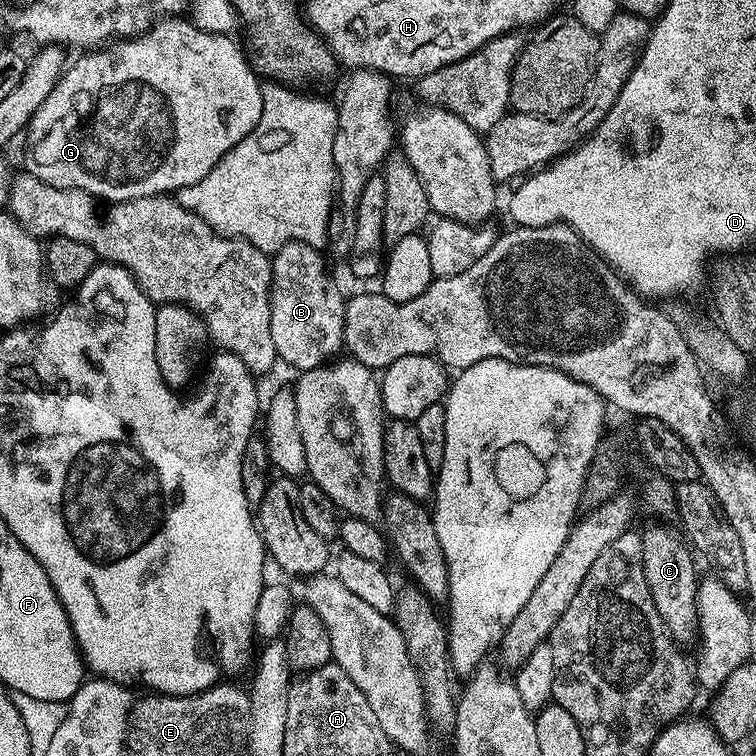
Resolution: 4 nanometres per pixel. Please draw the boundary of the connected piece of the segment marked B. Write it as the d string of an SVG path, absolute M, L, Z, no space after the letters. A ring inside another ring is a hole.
M293 242L288 244L284 248L277 250L271 257L272 261L272 305L270 306L270 334L274 337L274 350L276 351L277 357L281 361L284 360L289 364L290 367L296 368L297 373L309 372L311 368L321 368L323 364L329 363L337 355L336 351L343 349L344 345L344 308L346 303L346 296L339 292L338 289L332 285L330 277L324 273L324 260L320 257L321 249L319 247L302 244L299 242Z

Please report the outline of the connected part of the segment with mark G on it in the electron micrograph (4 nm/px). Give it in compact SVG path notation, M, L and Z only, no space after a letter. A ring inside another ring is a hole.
M165 18L153 24L141 36L121 39L107 50L92 50L87 54L77 55L80 57L73 64L71 61L70 66L65 67L58 86L54 86L54 90L50 90L50 98L46 98L42 106L38 106L34 118L28 123L26 129L28 148L32 151L33 162L36 163L33 168L30 168L31 175L42 178L42 182L50 186L77 188L89 192L91 196L104 202L175 194L186 186L194 186L194 182L202 182L202 178L206 178L206 174L214 170L216 163L231 148L238 146L238 142L242 142L242 138L246 138L246 134L250 134L254 126L258 126L258 118L262 118L262 90L260 89L262 80L256 69L252 67L245 49L241 45L239 48L232 41L231 35L204 32L189 19L188 21L184 19Z

